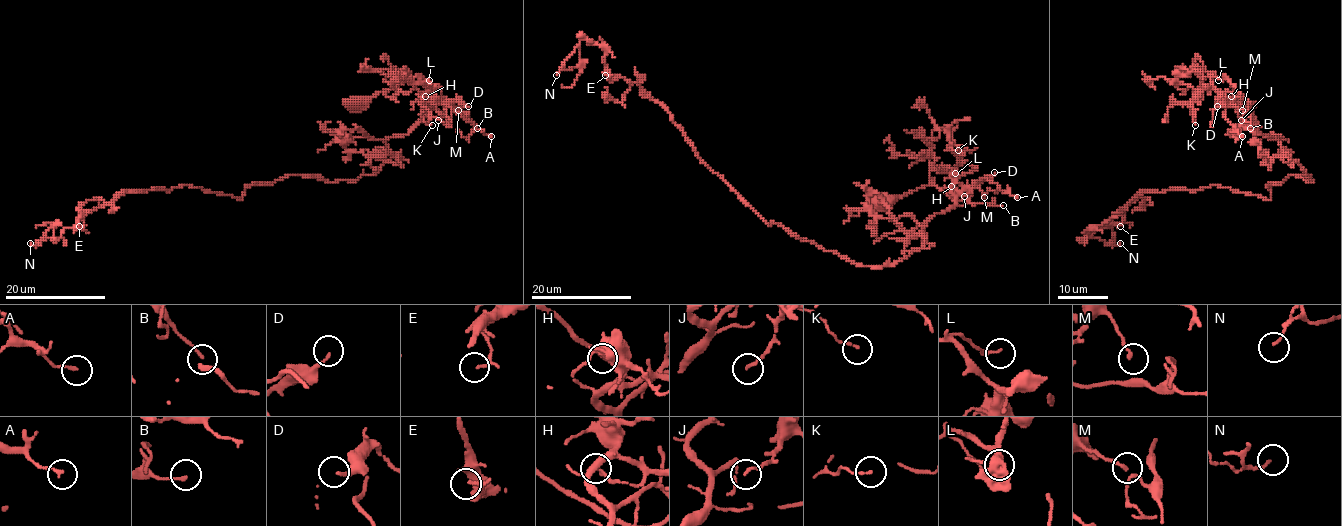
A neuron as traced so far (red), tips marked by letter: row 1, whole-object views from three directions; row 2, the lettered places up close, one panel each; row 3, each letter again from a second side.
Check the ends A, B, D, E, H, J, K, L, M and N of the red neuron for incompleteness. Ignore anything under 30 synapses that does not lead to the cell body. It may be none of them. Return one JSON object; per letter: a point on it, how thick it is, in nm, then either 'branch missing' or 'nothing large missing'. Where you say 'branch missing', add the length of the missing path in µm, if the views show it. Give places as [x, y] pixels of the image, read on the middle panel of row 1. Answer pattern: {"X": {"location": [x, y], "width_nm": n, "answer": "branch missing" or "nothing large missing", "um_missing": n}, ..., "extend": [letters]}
{"A": {"location": [1017, 197], "width_nm": 160, "answer": "nothing large missing"}, "B": {"location": [1003, 205], "width_nm": 120, "answer": "nothing large missing"}, "D": {"location": [994, 172], "width_nm": 160, "answer": "nothing large missing"}, "E": {"location": [605, 75], "width_nm": 160, "answer": "nothing large missing"}, "H": {"location": [951, 186], "width_nm": 160, "answer": "nothing large missing"}, "J": {"location": [964, 196], "width_nm": 140, "answer": "nothing large missing"}, "K": {"location": [958, 150], "width_nm": 110, "answer": "nothing large missing"}, "L": {"location": [955, 173], "width_nm": 160, "answer": "nothing large missing"}, "M": {"location": [984, 197], "width_nm": 130, "answer": "nothing large missing"}, "N": {"location": [556, 75], "width_nm": 110, "answer": "nothing large missing"}, "extend": []}

